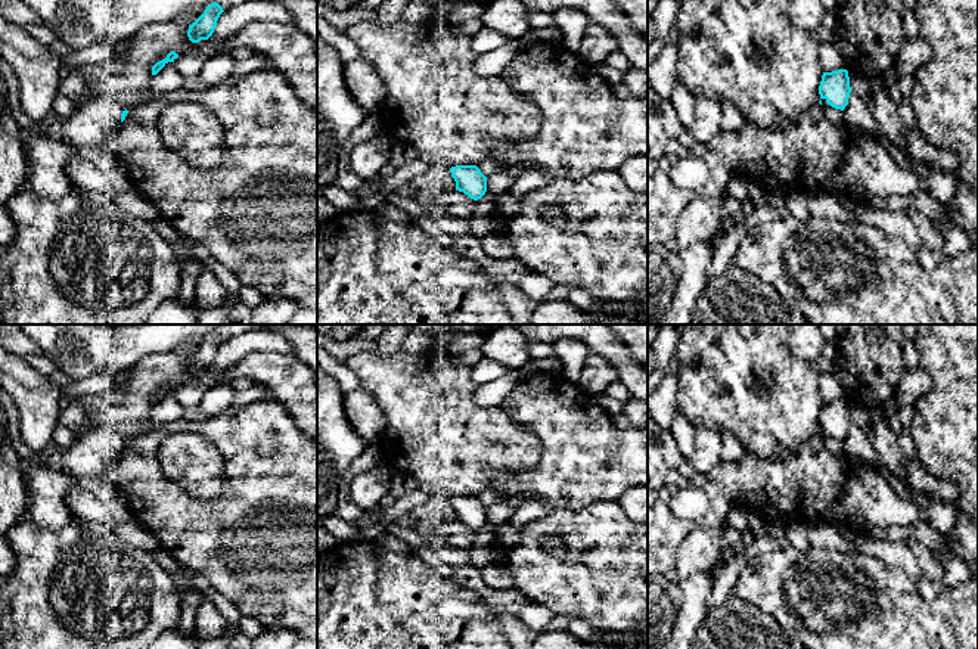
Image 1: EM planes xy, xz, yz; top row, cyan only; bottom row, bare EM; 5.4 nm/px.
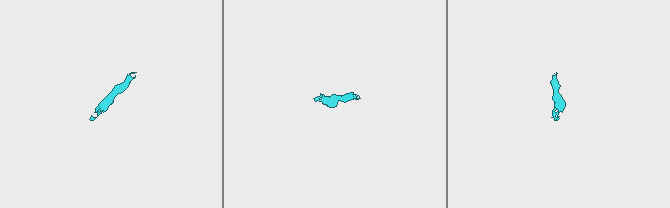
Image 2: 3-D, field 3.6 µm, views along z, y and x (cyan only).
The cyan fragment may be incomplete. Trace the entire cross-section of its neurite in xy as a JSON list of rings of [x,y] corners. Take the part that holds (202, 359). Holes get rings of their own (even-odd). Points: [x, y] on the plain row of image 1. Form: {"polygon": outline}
{"polygon": [[[221,324],[192,355],[189,355],[189,370],[192,373],[208,370],[224,341],[248,330],[266,327],[283,335],[292,344],[294,354],[302,358],[317,373],[317,329],[311,324]]]}

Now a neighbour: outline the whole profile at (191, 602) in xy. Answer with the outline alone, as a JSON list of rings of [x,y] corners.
[[[189,591],[180,596],[181,614],[180,614],[180,630],[190,634],[195,630],[195,620],[198,608],[202,603],[202,596],[199,593]]]

